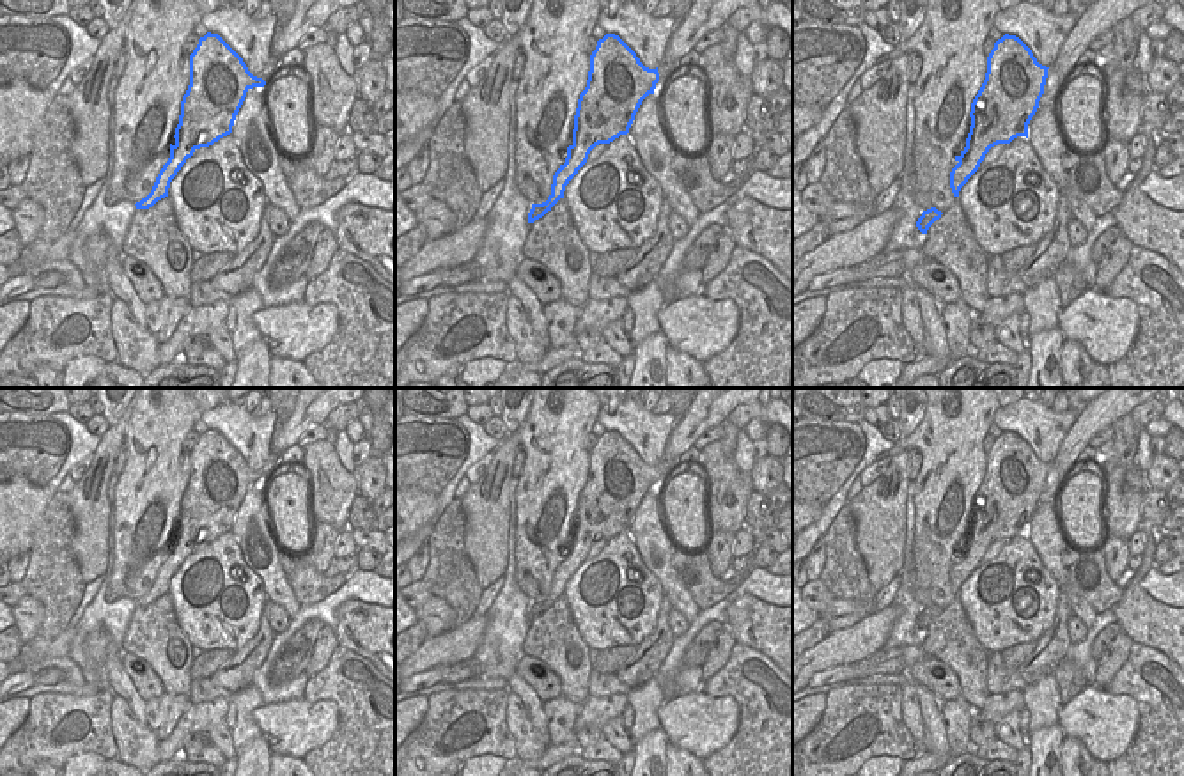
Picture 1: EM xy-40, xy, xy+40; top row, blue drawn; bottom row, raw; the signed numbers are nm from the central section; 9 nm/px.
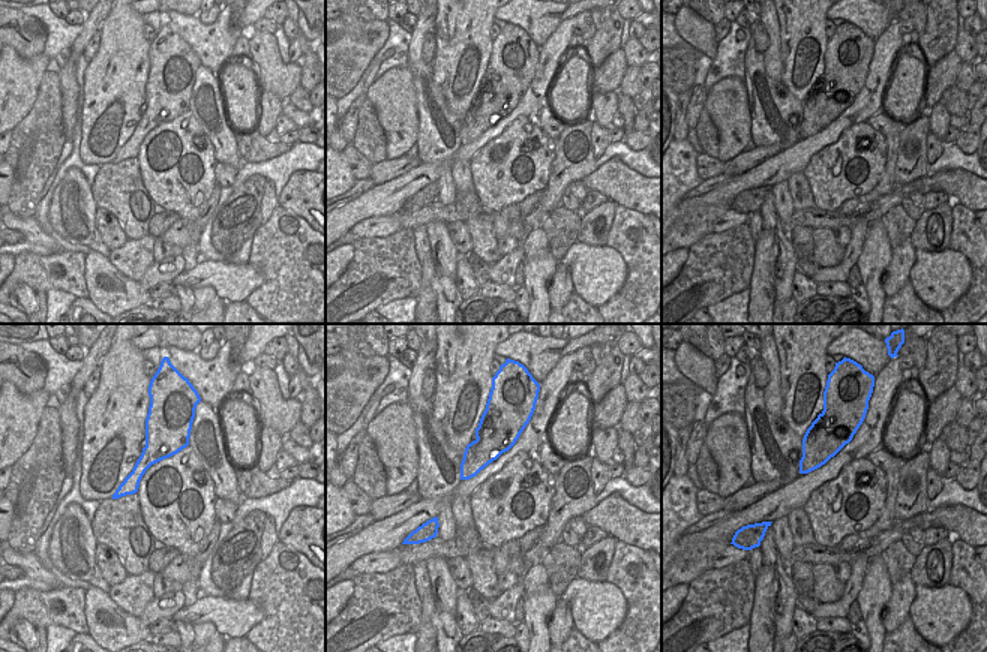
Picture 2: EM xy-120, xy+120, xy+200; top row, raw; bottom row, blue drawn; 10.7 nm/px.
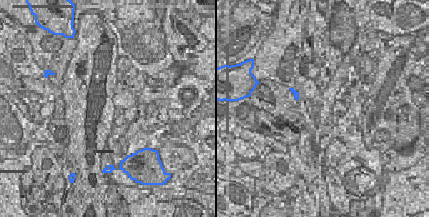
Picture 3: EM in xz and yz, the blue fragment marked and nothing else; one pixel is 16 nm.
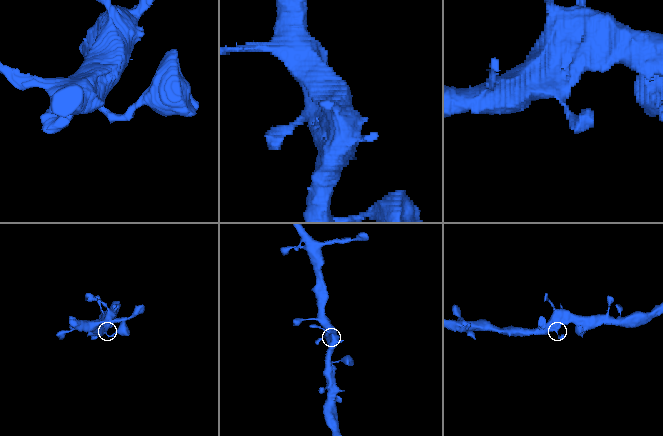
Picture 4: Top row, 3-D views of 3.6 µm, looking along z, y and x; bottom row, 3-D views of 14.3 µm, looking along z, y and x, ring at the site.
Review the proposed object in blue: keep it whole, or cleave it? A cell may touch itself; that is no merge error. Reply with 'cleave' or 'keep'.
keep

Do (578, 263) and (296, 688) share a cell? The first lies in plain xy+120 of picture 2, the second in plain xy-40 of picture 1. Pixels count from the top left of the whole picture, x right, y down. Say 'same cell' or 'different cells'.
different cells

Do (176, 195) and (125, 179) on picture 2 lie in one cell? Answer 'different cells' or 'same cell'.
different cells

